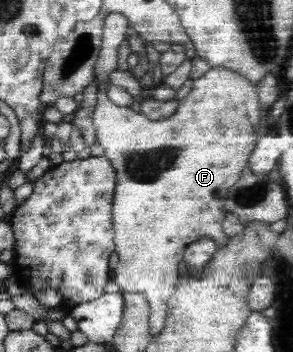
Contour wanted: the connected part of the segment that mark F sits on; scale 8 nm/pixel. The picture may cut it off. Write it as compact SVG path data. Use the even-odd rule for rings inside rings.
M210 67L192 82L188 94L177 101L176 112L164 120L153 121L131 108L114 104L107 94L98 93L93 112L97 148L116 173L111 220L115 251L119 263L115 270L121 293L141 293L149 302L149 329L156 336L166 320L167 301L178 282L178 264L186 247L199 238L214 240L217 247L230 243L222 232L227 210L224 200L229 189L240 179L258 140L258 122L264 112L259 103L256 83L224 67Z

